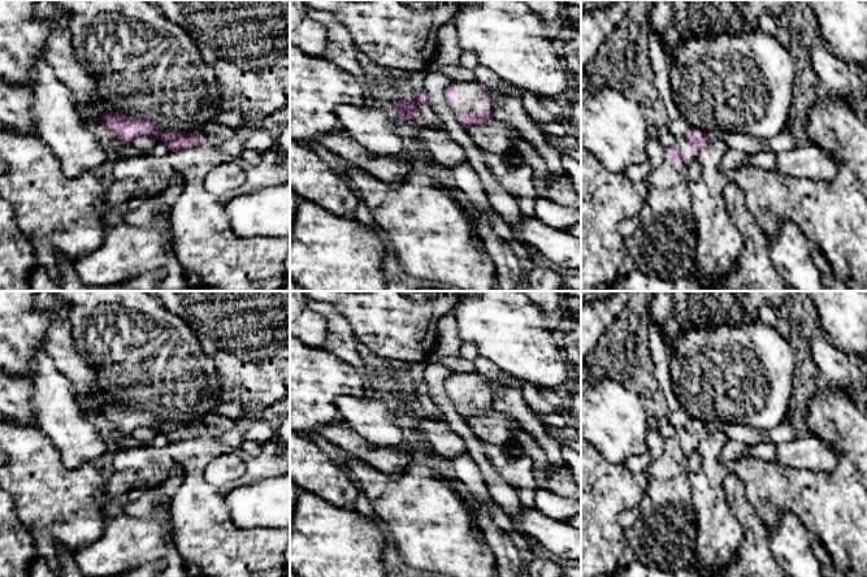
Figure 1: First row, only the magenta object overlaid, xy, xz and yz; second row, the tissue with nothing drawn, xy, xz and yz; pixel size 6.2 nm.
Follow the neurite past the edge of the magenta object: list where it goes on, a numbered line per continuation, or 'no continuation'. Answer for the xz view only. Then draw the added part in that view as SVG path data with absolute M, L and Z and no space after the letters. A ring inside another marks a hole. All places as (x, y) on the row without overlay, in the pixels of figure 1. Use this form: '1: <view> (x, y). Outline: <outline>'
1: xz (468, 382). Outline: M454 372L452 376L454 381L458 383L454 390L459 392L451 398L455 407L459 405L461 400L473 403L491 398L491 394L487 395L481 392L481 374L476 372Z

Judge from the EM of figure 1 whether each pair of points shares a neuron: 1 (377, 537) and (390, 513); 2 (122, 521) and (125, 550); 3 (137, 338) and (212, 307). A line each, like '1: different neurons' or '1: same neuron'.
1: different neurons
2: same neuron
3: different neurons

